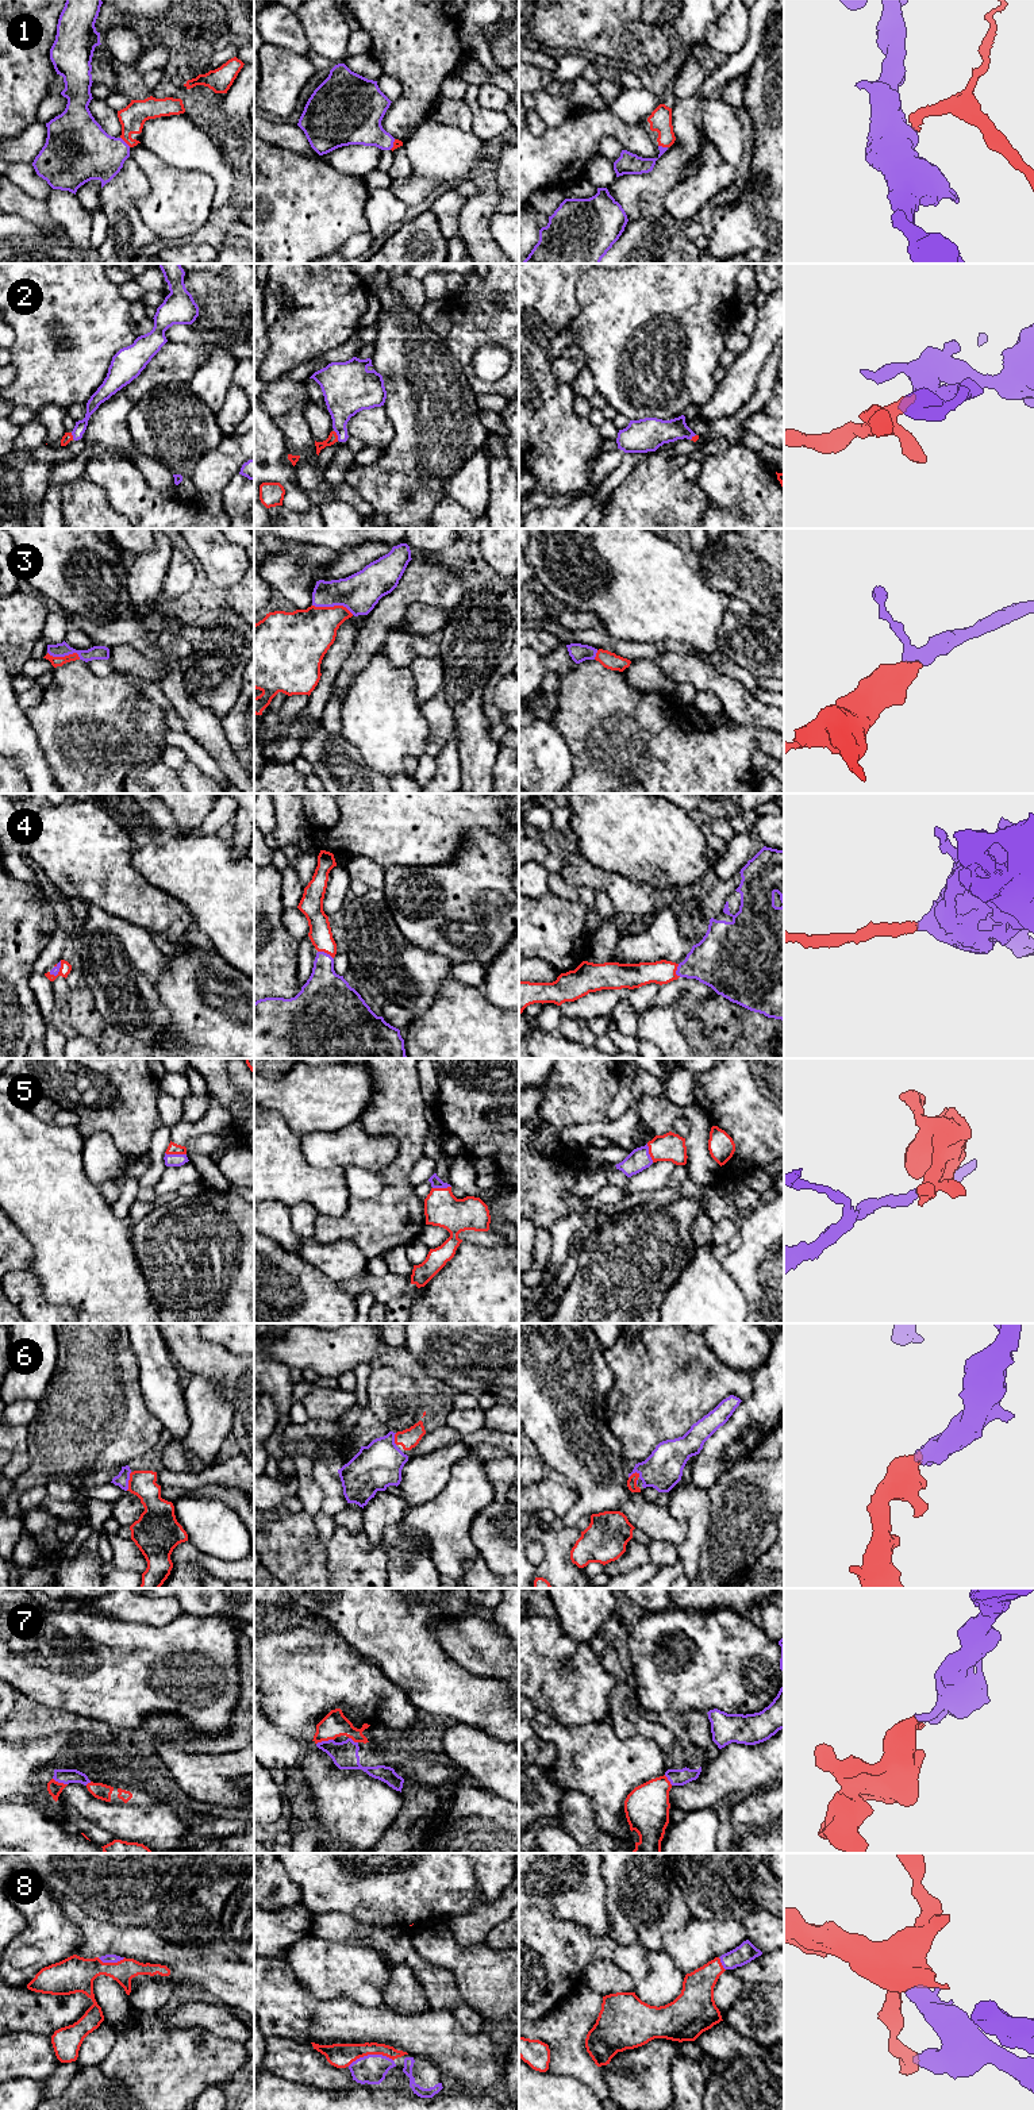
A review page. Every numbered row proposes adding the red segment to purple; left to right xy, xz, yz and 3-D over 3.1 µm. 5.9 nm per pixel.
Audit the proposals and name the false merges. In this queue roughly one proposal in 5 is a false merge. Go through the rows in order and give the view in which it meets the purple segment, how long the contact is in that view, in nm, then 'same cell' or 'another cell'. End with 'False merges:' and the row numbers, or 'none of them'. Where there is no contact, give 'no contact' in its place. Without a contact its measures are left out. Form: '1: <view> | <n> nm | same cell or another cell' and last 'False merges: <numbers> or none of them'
1: xy | 90 nm | same cell
2: xz | 70 nm | same cell
3: xz | 260 nm | same cell
4: xz | 110 nm | same cell
5: xy | 130 nm | same cell
6: xy | 120 nm | same cell
7: xz | 110 nm | same cell
8: xz | 280 nm | same cell
False merges: none of them

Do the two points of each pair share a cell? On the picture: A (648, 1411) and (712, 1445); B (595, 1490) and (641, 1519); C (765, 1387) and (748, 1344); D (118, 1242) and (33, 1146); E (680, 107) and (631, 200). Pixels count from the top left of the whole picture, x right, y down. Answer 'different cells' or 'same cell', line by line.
A: different cells
B: same cell
C: different cells
D: same cell
E: same cell

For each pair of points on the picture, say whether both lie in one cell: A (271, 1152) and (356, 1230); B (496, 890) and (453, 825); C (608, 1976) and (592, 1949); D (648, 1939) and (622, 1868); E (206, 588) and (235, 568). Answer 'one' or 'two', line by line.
A: two
B: two
C: two
D: one
E: two

